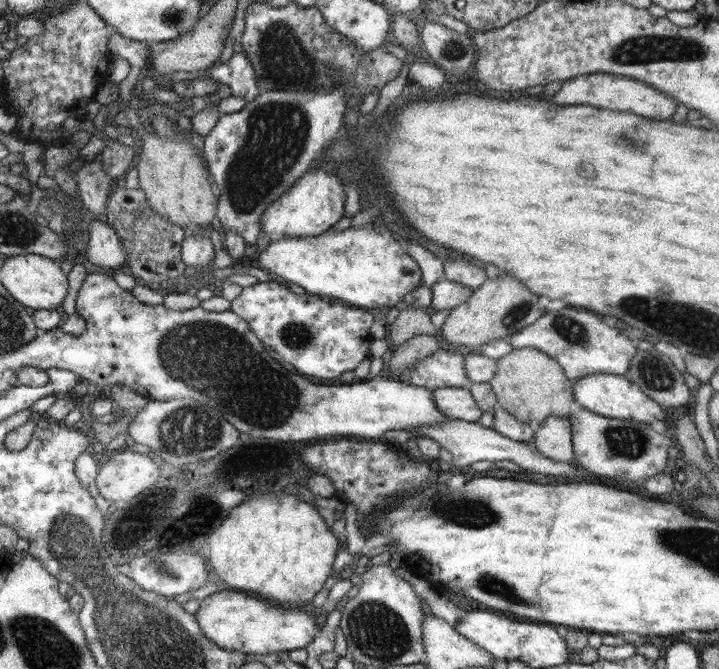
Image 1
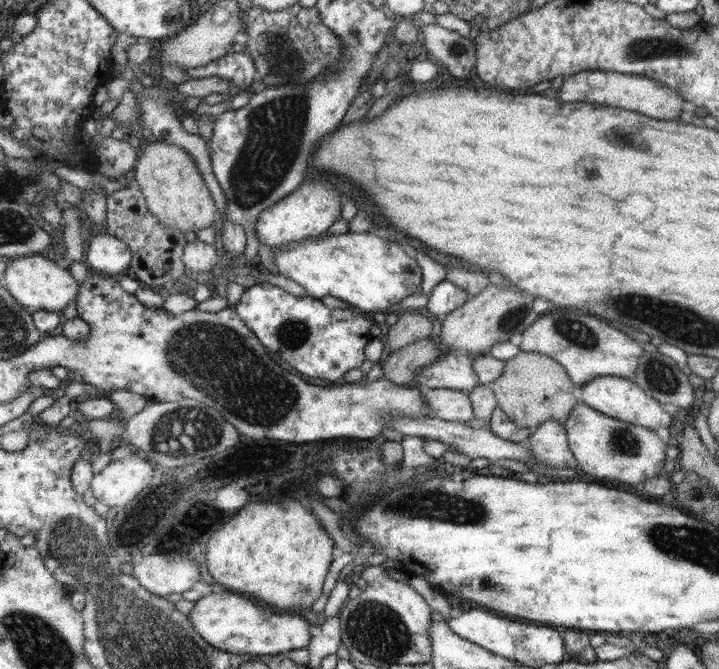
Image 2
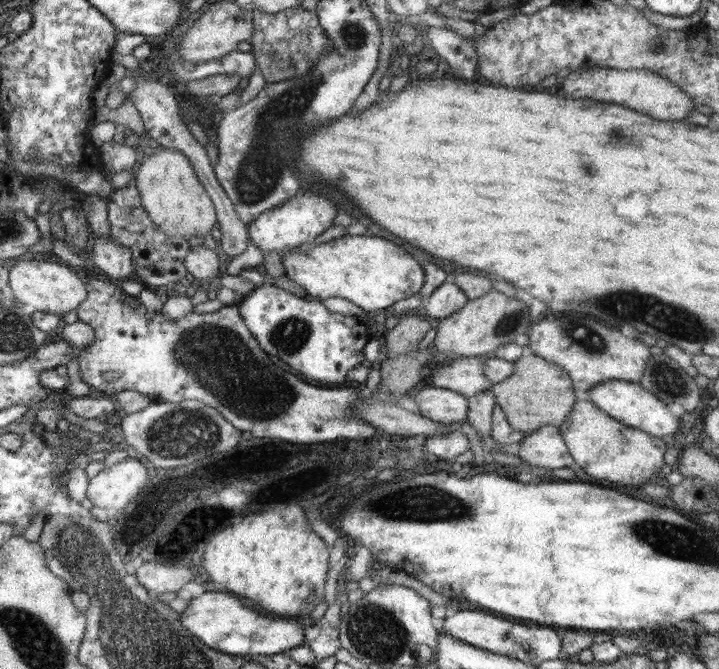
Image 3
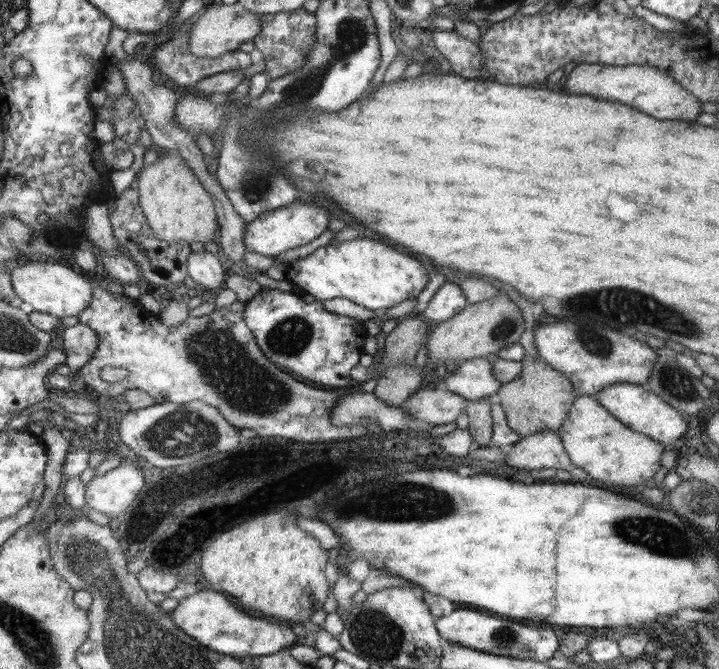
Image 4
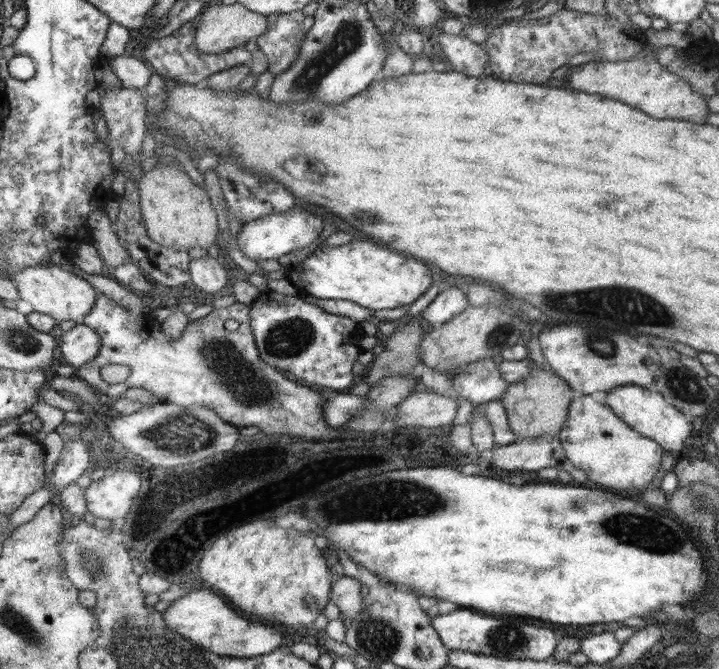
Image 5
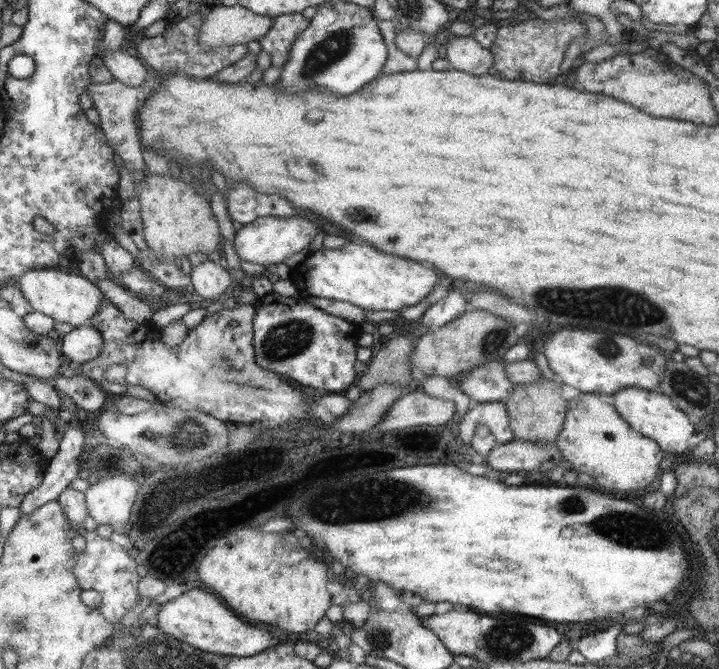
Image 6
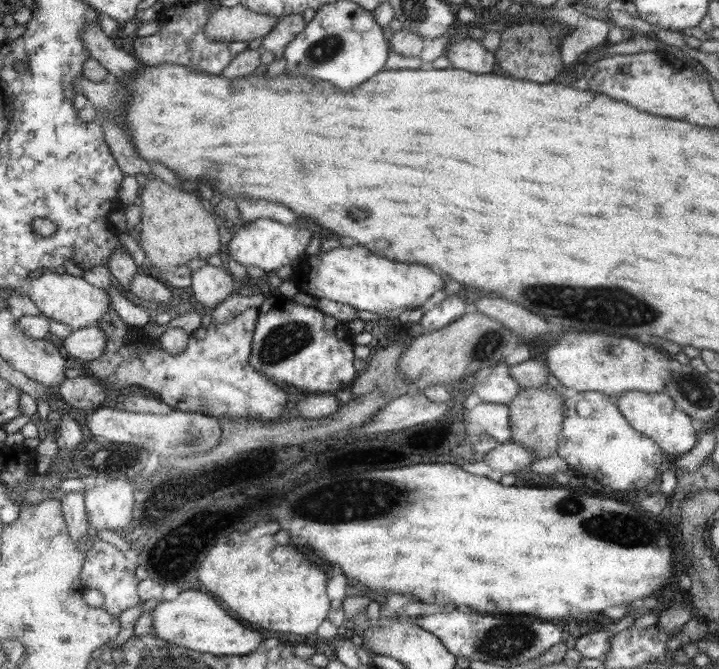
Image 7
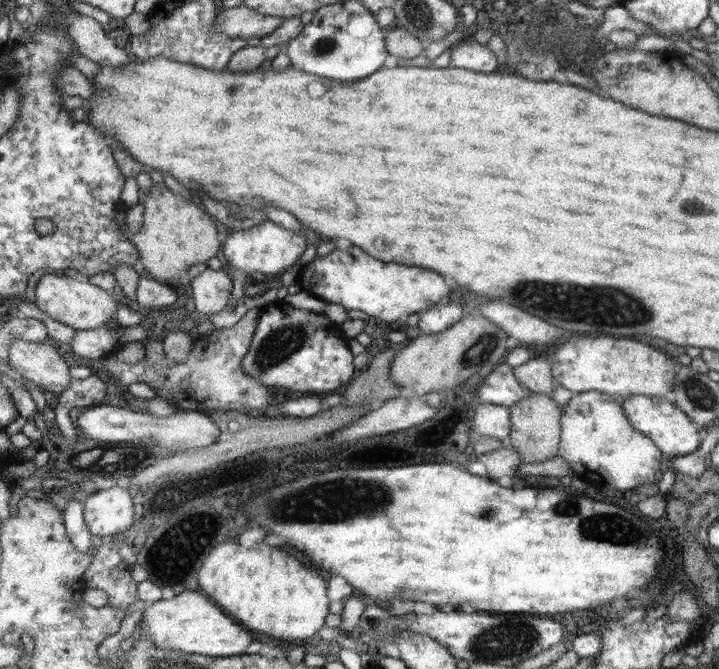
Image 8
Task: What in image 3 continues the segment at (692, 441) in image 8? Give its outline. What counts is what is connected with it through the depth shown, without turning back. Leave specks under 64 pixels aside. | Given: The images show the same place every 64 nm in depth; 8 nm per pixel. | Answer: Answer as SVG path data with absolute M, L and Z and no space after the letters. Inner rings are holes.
M624 380L606 381L606 383L591 388L584 397L596 403L616 420L623 421L625 425L638 428L656 438L672 441L673 434L676 434L680 428L680 418L668 409L663 400L660 400L655 393L648 392L648 389L640 383L630 383Z

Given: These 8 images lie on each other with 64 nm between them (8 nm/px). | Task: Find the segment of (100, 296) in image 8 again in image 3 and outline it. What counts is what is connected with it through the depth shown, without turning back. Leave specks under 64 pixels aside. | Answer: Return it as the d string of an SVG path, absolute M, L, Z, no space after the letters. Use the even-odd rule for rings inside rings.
M28 260L18 263L9 269L9 285L16 296L16 300L22 304L33 306L38 312L46 312L62 316L77 309L86 301L87 281L84 275L72 272L69 266L62 266L56 262L44 262L44 260Z

